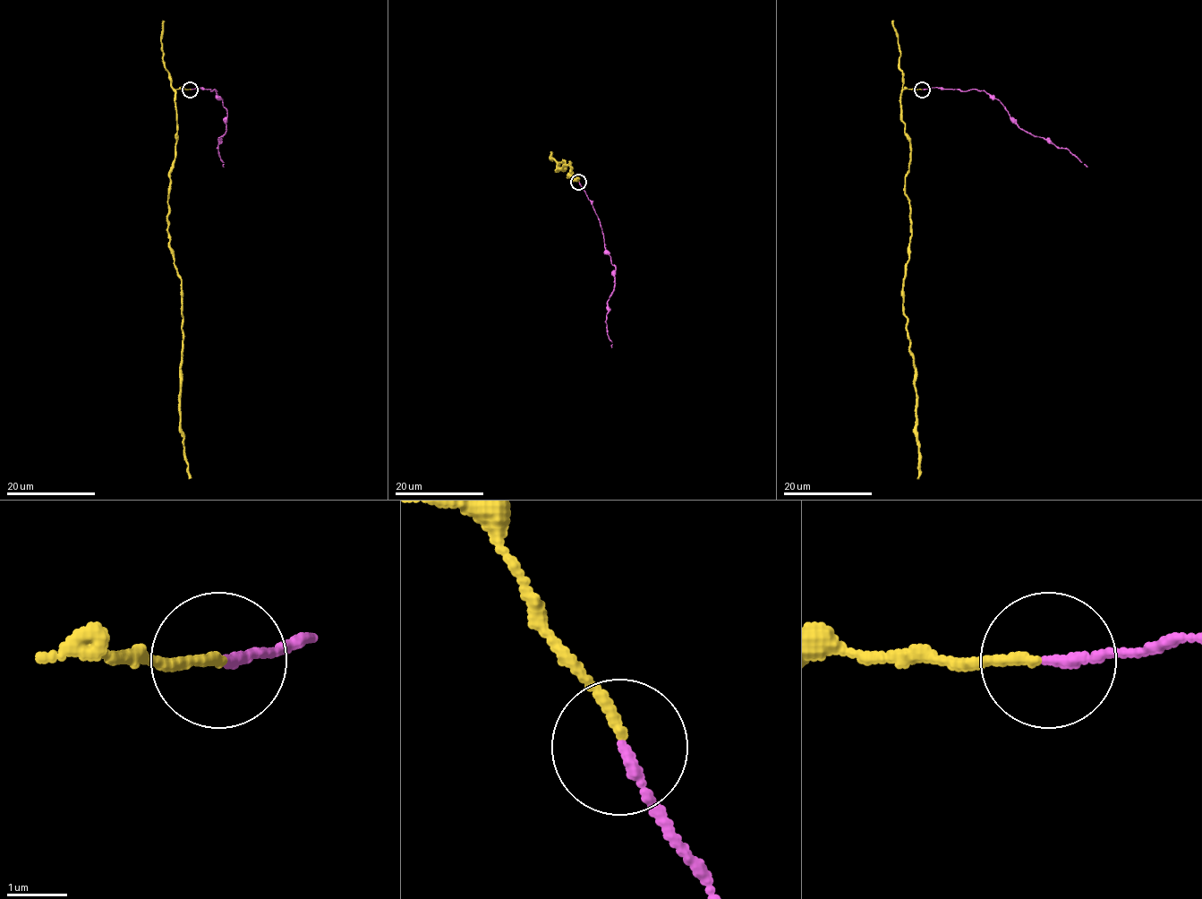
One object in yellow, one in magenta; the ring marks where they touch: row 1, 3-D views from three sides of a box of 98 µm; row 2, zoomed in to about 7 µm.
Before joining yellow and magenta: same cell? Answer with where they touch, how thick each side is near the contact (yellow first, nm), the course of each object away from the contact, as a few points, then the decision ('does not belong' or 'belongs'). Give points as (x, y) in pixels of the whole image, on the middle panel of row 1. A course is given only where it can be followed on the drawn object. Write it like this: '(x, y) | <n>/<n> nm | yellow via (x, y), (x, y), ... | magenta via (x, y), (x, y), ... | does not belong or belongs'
(578, 182) | 160/160 nm | yellow via (578, 181), (564, 161), (564, 170), (556, 166), (558, 171), (569, 164), (568, 176), (578, 176) | magenta via (578, 183), (600, 221), (604, 247), (615, 267), (614, 290), (607, 302), (606, 319), (611, 347) | belongs

